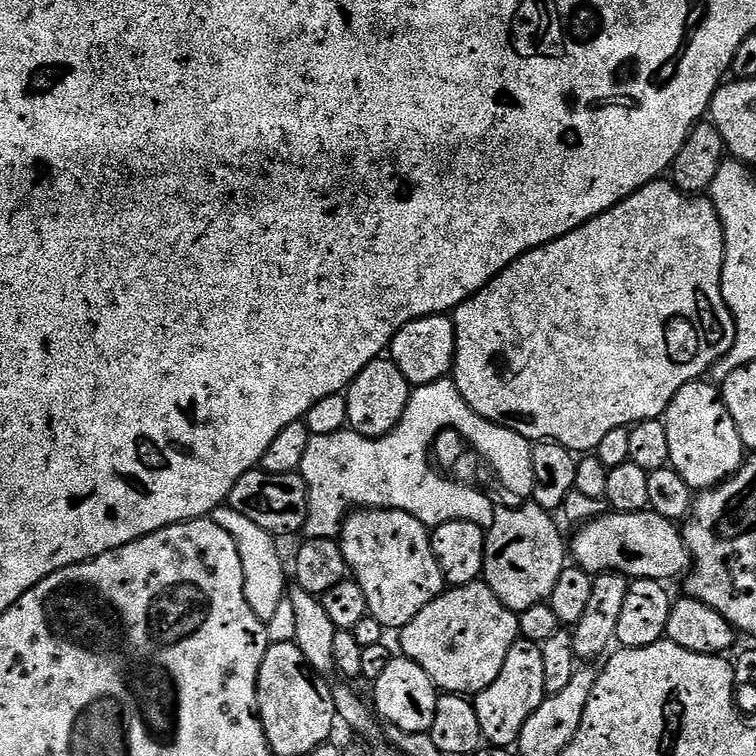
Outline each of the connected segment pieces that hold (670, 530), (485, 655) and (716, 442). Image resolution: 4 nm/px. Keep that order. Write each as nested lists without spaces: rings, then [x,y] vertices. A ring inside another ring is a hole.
[[[651,510],[646,512],[612,512],[599,516],[597,520],[590,520],[579,529],[576,537],[570,540],[570,556],[574,559],[575,567],[589,574],[601,572],[618,572],[632,580],[658,580],[669,582],[675,576],[683,577],[690,568],[688,547],[684,541],[683,531],[673,521],[662,518]]]
[[[483,582],[449,587],[404,628],[399,629],[399,651],[418,662],[437,689],[448,694],[482,691],[502,670],[510,646],[521,639],[520,618]]]
[[[703,379],[682,386],[662,417],[670,445],[669,465],[693,490],[707,490],[729,480],[746,463],[746,449],[726,410],[721,389]]]

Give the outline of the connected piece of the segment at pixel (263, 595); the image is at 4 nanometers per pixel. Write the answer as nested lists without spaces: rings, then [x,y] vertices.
[[[221,506],[212,511],[211,520],[230,538],[234,538],[234,546],[238,546],[238,558],[242,558],[242,578],[244,579],[244,601],[254,610],[259,620],[267,622],[278,614],[278,606],[286,598],[284,588],[284,560],[280,557],[277,537],[272,536],[262,526],[258,526],[250,518],[238,514],[238,510]]]

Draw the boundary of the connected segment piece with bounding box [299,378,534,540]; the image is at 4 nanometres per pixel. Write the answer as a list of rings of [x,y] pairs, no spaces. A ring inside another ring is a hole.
[[[445,378],[413,387],[406,410],[390,434],[376,440],[351,430],[325,436],[312,435],[299,471],[308,487],[308,517],[304,523],[303,539],[339,537],[346,513],[366,508],[402,510],[426,526],[469,520],[479,528],[487,529],[494,515],[494,500],[484,500],[484,496],[457,484],[440,484],[440,480],[428,472],[424,448],[428,448],[432,432],[444,428],[444,424],[452,424],[452,434],[468,436],[468,442],[487,460],[492,460],[500,472],[502,488],[516,496],[524,496],[520,498],[531,497],[534,490],[533,441],[477,416],[457,390],[455,379]]]

